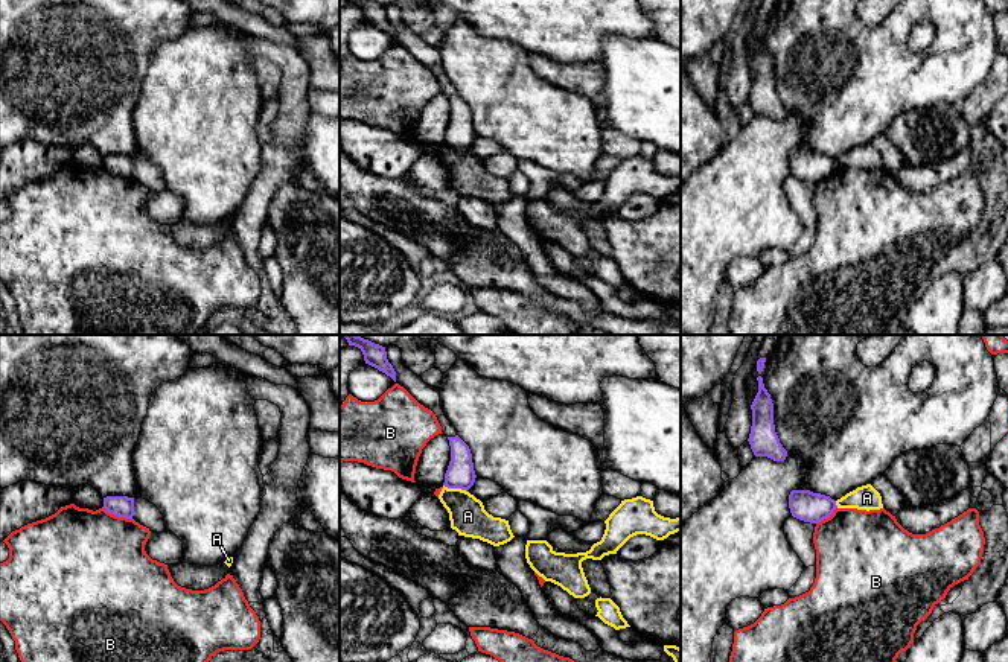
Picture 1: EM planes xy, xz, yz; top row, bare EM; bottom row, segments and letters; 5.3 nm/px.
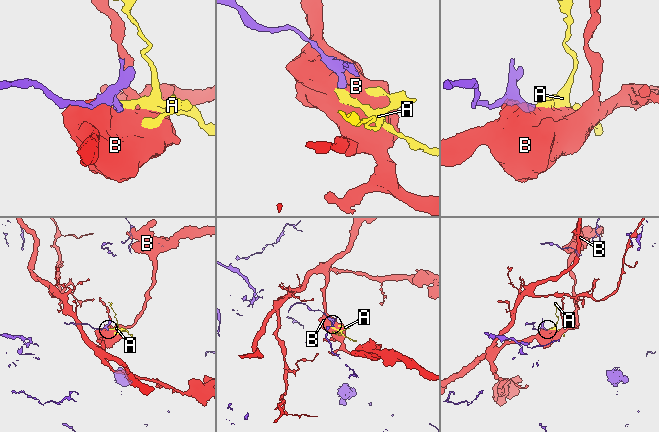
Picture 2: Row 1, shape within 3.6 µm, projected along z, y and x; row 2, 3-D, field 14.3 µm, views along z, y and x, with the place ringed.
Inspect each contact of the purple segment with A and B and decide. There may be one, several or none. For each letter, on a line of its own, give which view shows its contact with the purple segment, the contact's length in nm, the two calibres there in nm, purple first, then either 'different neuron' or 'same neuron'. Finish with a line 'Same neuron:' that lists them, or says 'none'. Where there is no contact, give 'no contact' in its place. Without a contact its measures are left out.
A: xz | 130 nm | 150/190 nm | different neuron
B: xy | 170 nm | 110/480 nm | different neuron
Same neuron: none

